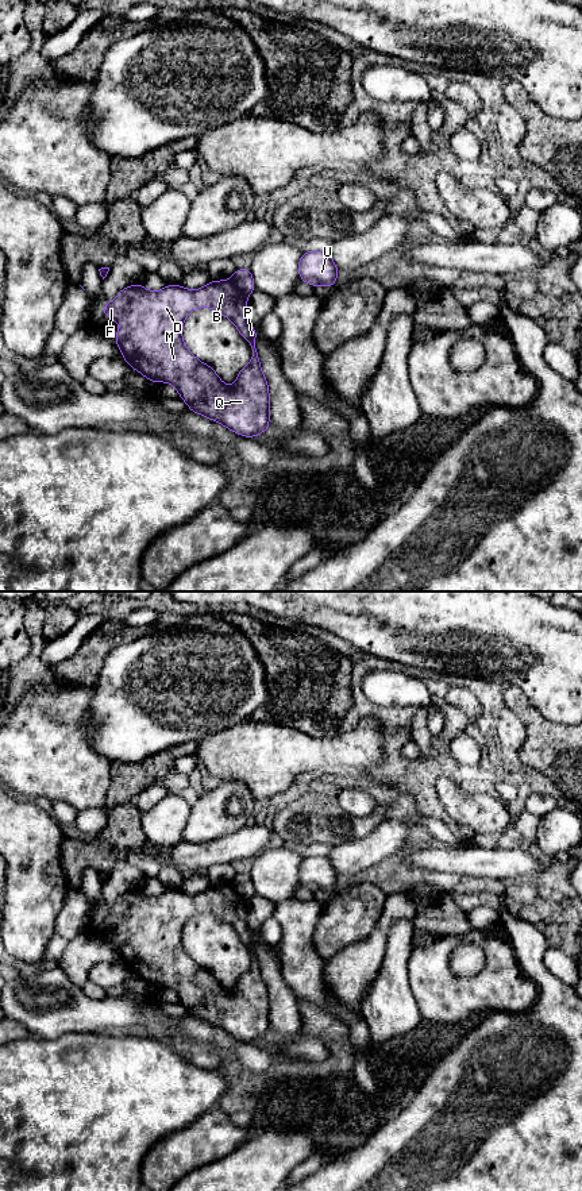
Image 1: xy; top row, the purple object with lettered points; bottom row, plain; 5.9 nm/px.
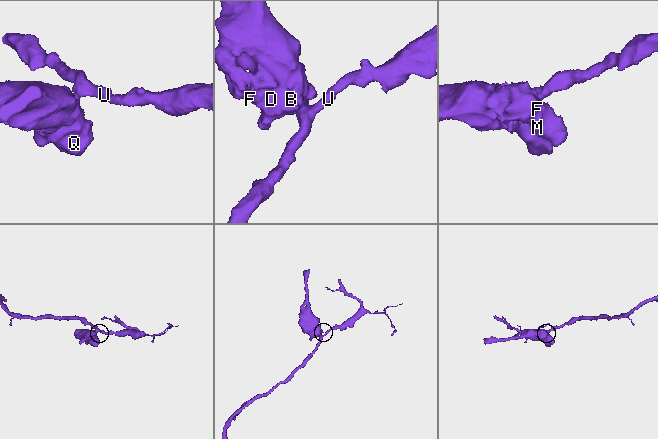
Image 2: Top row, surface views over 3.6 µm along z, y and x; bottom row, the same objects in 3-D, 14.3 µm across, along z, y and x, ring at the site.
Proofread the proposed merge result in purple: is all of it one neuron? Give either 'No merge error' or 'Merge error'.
Merge error

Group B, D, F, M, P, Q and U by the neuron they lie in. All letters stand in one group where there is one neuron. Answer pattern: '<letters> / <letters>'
B D F M P Q / U

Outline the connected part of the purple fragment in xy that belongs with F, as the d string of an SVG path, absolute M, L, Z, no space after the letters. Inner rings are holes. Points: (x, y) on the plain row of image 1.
M232 884L211 886L197 895L167 890L159 897L151 897L135 889L120 895L112 907L105 907L103 917L105 922L119 926L115 948L130 972L142 978L149 986L171 988L192 1017L246 1042L261 1040L270 1032L269 991L255 953L258 940L248 926L247 901ZM200 911L212 913L228 922L253 953L250 968L239 976L234 991L224 990L215 975L199 965L182 947L184 925Z

